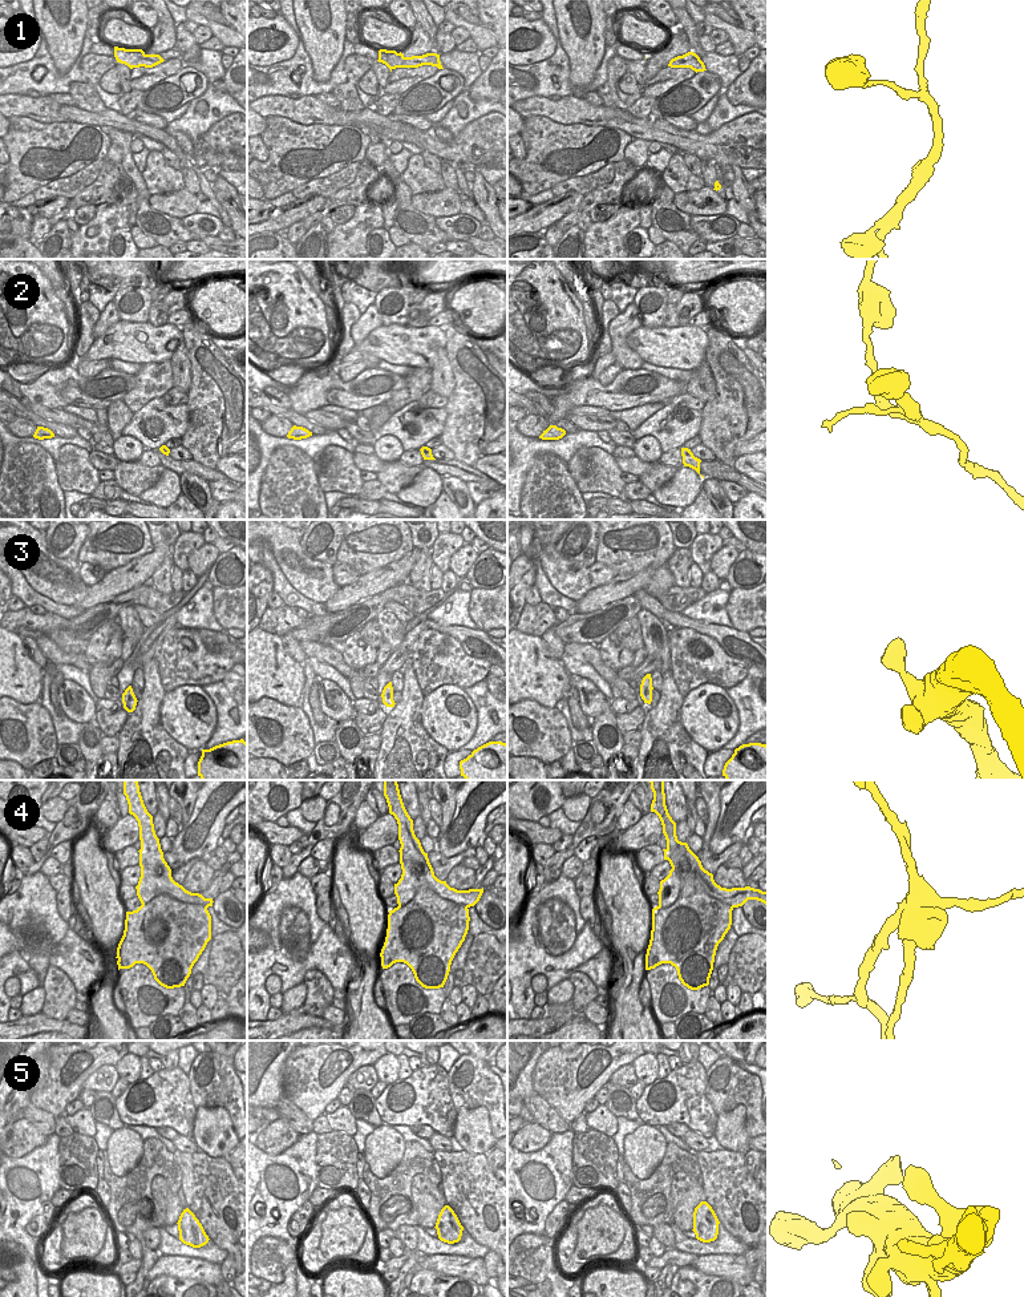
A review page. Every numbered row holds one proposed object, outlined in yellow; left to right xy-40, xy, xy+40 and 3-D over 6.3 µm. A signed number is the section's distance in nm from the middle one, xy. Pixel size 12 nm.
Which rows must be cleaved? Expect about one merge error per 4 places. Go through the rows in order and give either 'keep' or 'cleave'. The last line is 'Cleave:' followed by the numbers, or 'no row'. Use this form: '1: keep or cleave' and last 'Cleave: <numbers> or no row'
1: keep
2: keep
3: keep
4: cleave
5: keep
Cleave: 4

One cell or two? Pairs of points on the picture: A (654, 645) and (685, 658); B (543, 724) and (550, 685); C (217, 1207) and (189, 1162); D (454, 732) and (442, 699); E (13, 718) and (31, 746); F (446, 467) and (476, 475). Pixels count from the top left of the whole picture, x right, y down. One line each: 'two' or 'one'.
A: two
B: two
C: one
D: one
E: one
F: one

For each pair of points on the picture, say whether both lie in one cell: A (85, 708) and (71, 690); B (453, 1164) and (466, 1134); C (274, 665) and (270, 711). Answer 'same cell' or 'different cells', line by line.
A: same cell
B: different cells
C: different cells

